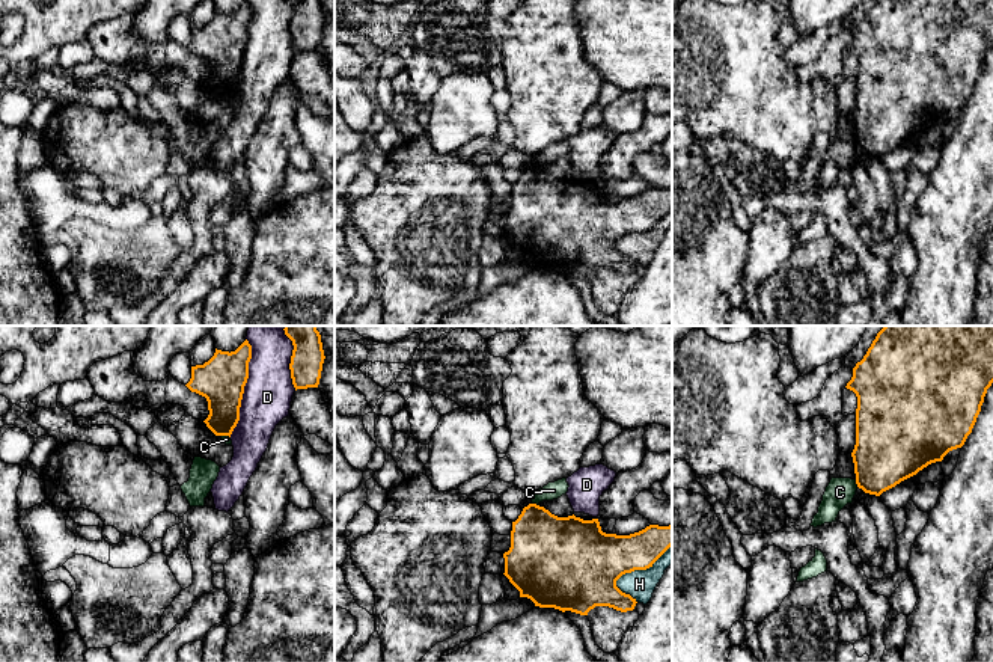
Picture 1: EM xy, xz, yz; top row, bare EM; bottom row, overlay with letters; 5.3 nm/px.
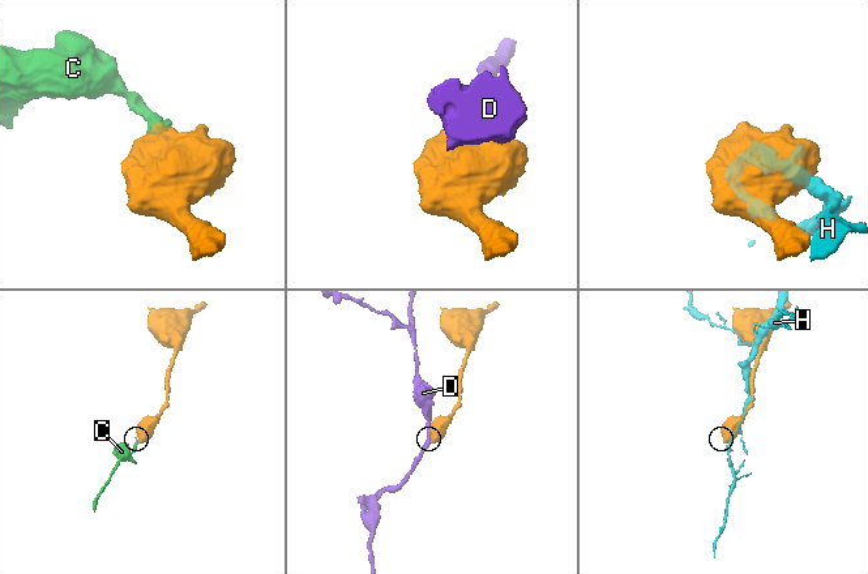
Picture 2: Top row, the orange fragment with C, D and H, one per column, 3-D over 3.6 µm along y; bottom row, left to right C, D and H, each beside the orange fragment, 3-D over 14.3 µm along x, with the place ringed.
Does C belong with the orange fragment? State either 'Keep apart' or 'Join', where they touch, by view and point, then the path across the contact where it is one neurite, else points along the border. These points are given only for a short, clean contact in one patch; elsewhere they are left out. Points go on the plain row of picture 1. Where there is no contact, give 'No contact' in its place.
Keep apart. Touches orange at xz (535, 166)

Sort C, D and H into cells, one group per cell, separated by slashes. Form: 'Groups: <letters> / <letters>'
Groups: C / D / H

